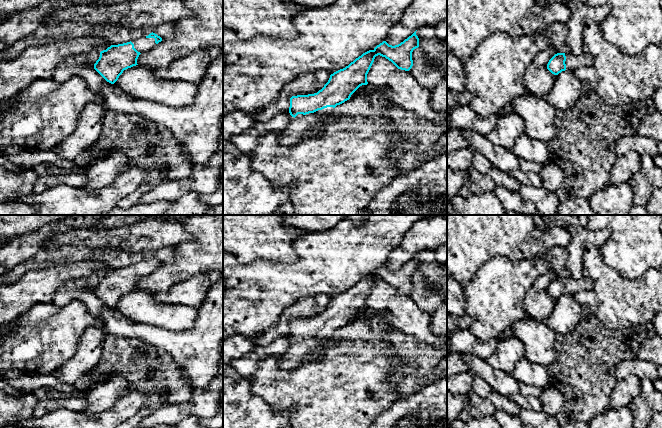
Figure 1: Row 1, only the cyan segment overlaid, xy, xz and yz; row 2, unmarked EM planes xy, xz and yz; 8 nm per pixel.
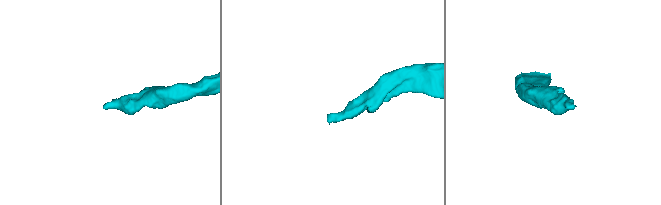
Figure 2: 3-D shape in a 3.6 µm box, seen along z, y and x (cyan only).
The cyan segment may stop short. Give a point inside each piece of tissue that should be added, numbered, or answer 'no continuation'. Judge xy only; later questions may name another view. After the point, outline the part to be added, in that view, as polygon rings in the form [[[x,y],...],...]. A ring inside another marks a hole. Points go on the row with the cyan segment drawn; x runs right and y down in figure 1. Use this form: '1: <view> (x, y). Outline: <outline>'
1: xy (142, 44). Outline: [[[150,33],[143,34],[140,37],[131,41],[134,44],[134,48],[138,52],[144,53],[146,51],[151,50],[152,48],[156,46],[155,39],[147,37],[149,34]]]

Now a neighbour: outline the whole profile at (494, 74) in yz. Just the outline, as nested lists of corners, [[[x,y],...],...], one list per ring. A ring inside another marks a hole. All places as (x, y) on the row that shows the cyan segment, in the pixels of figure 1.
[[[496,32],[475,49],[472,55],[463,61],[465,74],[465,89],[471,93],[472,99],[469,106],[481,116],[489,116],[494,114],[504,115],[513,111],[513,101],[519,96],[529,95],[525,82],[525,70],[535,57],[542,51],[551,47],[550,39],[543,33],[512,36],[504,32]]]

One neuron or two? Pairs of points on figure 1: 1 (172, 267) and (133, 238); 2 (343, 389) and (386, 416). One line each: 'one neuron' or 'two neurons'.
1: two neurons
2: two neurons

